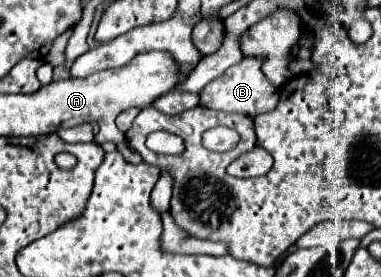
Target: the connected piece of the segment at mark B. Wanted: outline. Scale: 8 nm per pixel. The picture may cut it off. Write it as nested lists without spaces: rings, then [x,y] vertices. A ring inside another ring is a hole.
[[[243,57],[237,65],[229,67],[223,77],[217,77],[215,83],[209,83],[203,89],[203,105],[209,109],[225,111],[225,113],[241,113],[249,117],[257,117],[269,113],[277,105],[277,97],[269,97],[269,81],[261,71],[261,57]]]

